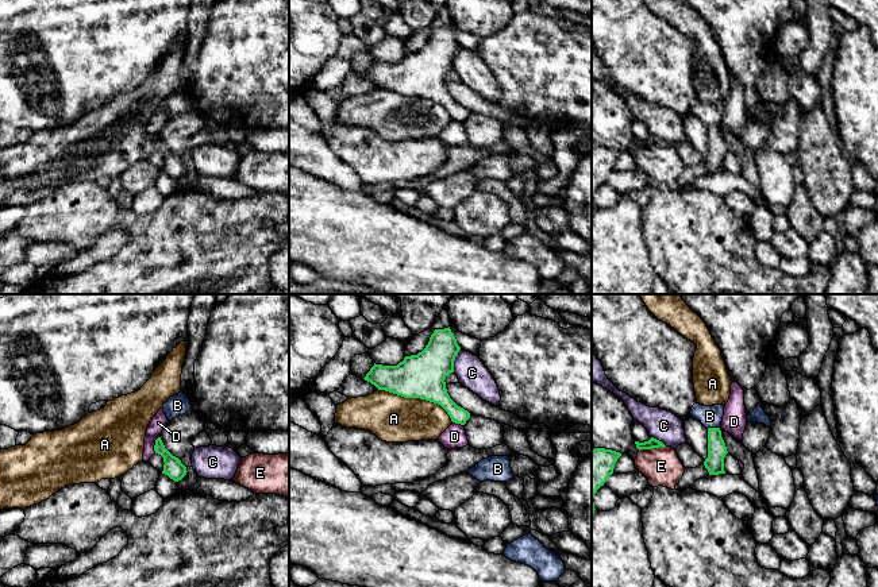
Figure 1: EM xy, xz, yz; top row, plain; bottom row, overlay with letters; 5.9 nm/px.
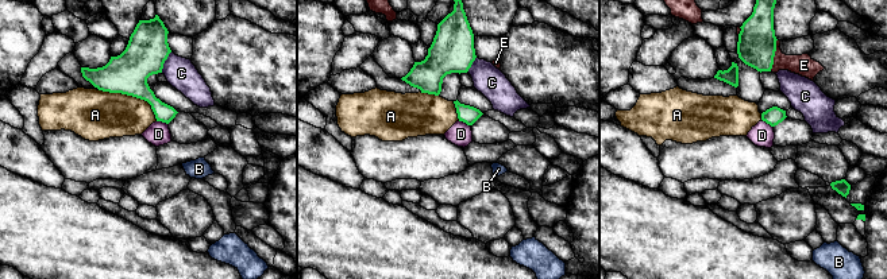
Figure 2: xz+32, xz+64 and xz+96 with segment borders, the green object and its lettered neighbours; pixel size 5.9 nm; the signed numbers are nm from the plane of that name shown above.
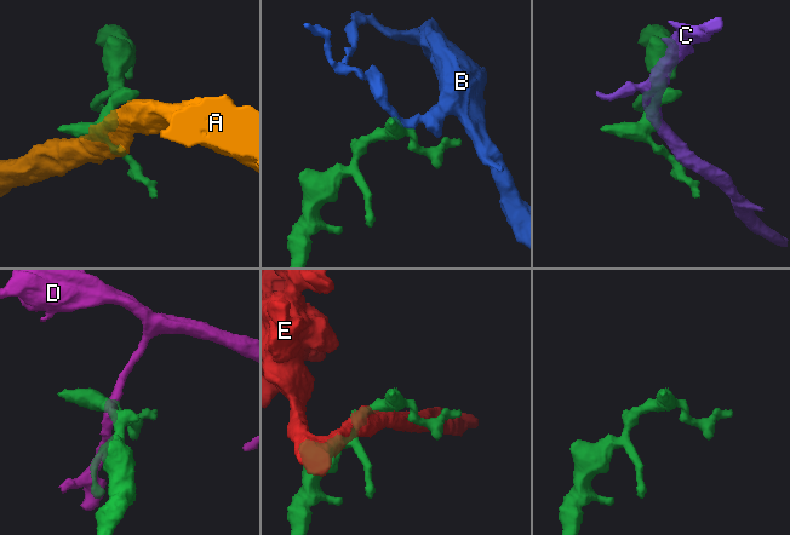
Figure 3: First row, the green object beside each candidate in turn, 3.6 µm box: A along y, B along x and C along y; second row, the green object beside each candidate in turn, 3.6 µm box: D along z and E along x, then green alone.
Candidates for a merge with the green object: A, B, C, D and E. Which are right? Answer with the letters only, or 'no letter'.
no letter

